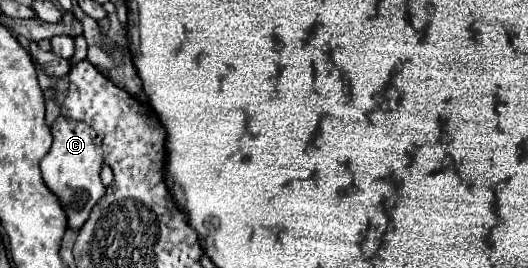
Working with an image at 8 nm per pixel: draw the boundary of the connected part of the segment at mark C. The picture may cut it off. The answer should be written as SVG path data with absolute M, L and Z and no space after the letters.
M58 115L52 123L52 135L54 143L46 157L40 161L44 183L52 189L52 193L58 195L62 201L66 213L68 213L68 225L72 229L80 229L84 221L88 219L92 207L96 201L104 195L106 187L100 181L100 169L102 169L102 137L86 123L68 119L64 115Z

